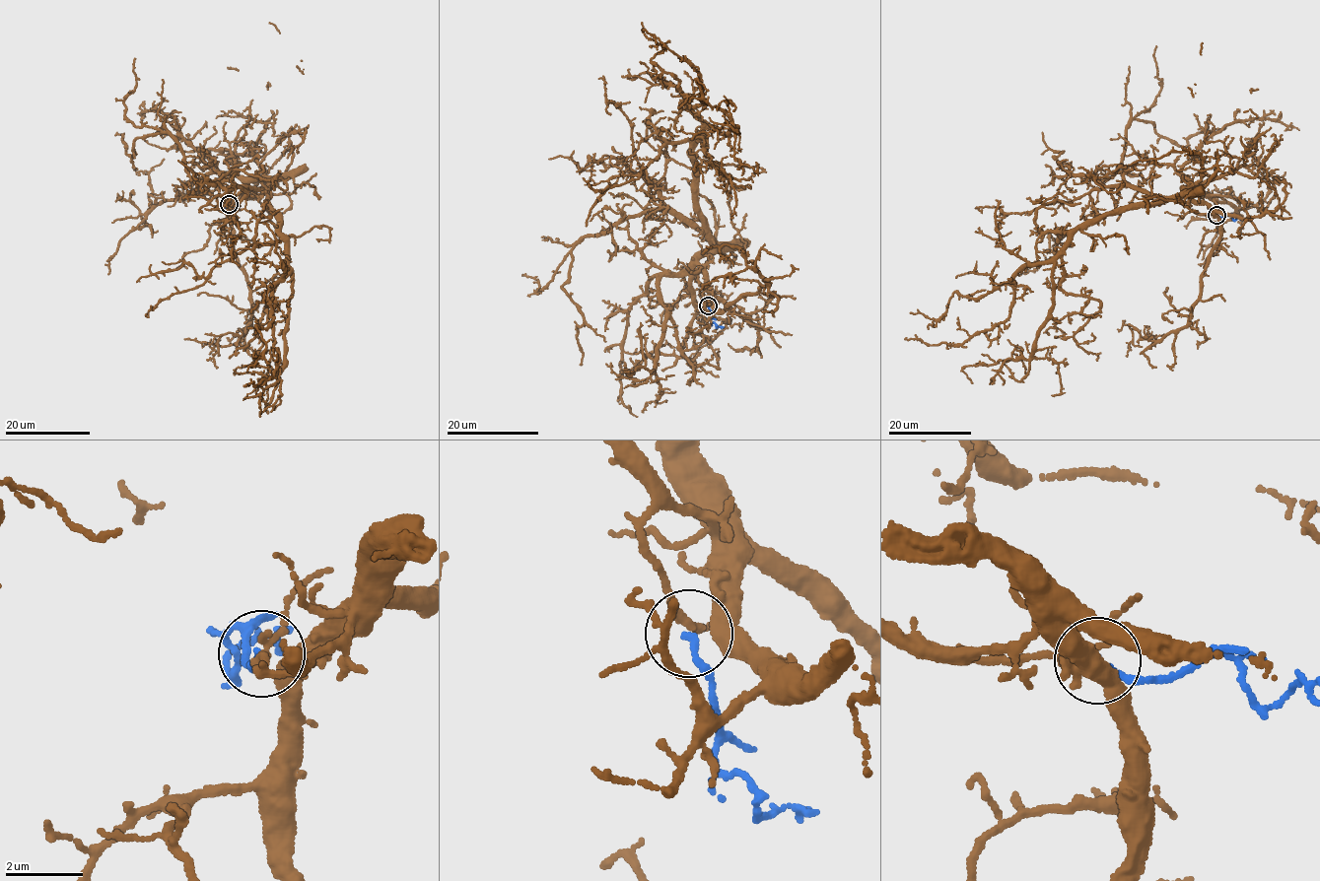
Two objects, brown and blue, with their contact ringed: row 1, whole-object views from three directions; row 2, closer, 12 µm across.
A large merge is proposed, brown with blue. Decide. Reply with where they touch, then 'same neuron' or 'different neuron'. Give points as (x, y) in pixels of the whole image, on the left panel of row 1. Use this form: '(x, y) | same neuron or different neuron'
(229, 204) | same neuron

